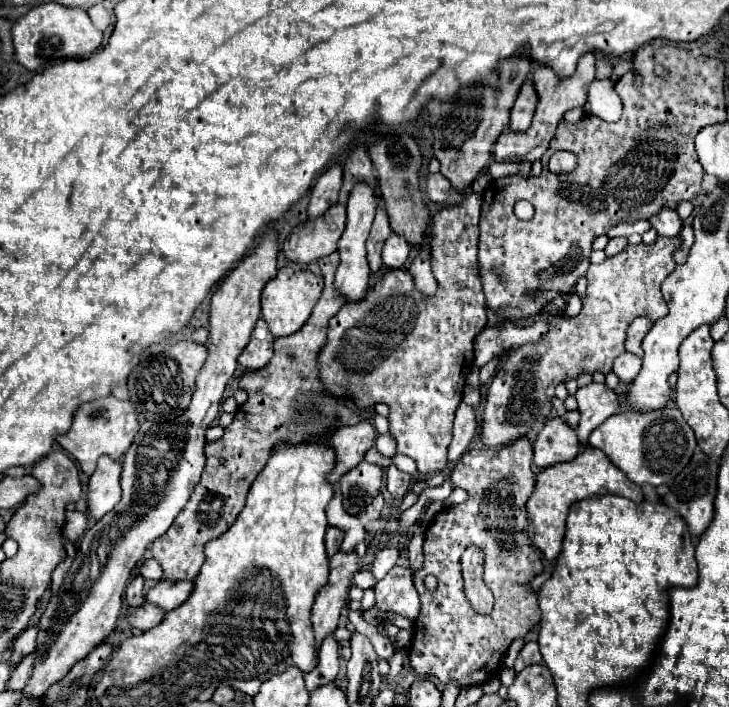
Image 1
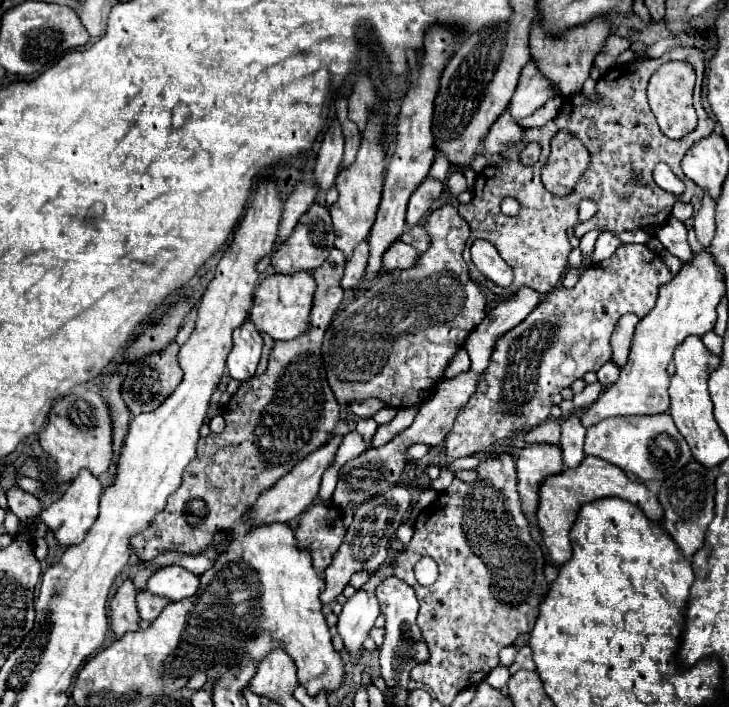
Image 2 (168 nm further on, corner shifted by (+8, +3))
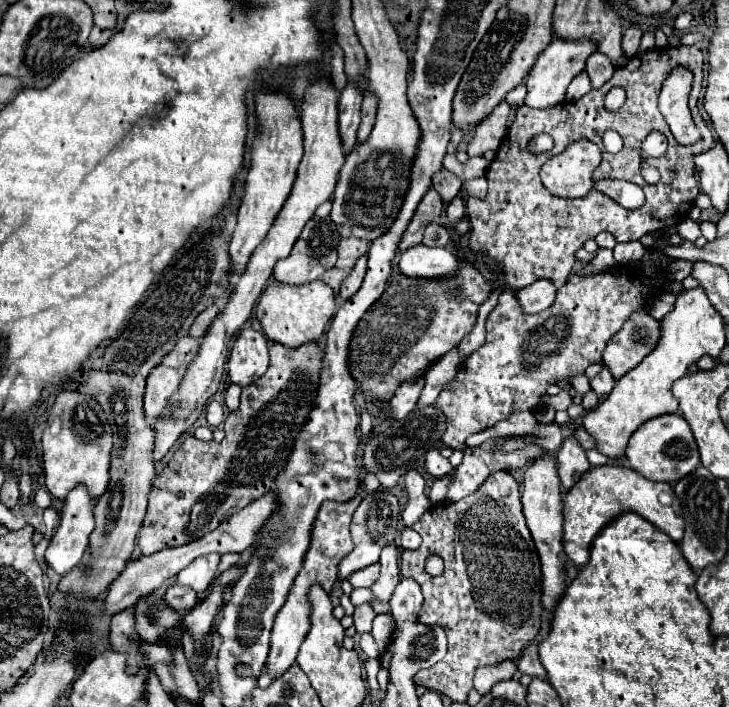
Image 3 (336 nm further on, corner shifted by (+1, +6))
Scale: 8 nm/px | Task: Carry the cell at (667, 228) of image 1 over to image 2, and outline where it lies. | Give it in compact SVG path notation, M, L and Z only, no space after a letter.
M670 216L670 218L658 228L656 238L664 244L664 248L666 248L670 254L678 256L682 262L688 262L688 260L692 258L692 250L690 250L688 242L686 242L686 226L684 226L680 220L676 220L676 218Z

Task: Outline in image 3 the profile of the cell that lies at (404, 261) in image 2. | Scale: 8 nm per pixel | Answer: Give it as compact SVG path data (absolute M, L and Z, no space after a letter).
M417 245L407 249L399 257L399 271L407 277L417 277L417 279L455 277L457 267L459 267L457 253L445 247Z

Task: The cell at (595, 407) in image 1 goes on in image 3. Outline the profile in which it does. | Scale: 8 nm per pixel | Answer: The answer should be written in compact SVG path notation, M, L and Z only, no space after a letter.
M573 431L563 441L563 447L559 449L559 455L557 455L557 463L559 463L557 473L561 479L563 493L569 491L579 481L579 477L583 477L583 473L589 471L591 465L585 457L585 449L577 443L577 439L573 437Z

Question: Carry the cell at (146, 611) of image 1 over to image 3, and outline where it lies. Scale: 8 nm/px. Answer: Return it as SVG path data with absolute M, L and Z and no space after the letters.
M173 585L167 593L165 593L165 603L173 609L177 609L179 613L191 609L197 601L199 601L199 595L193 591L193 589L187 589L183 585Z

